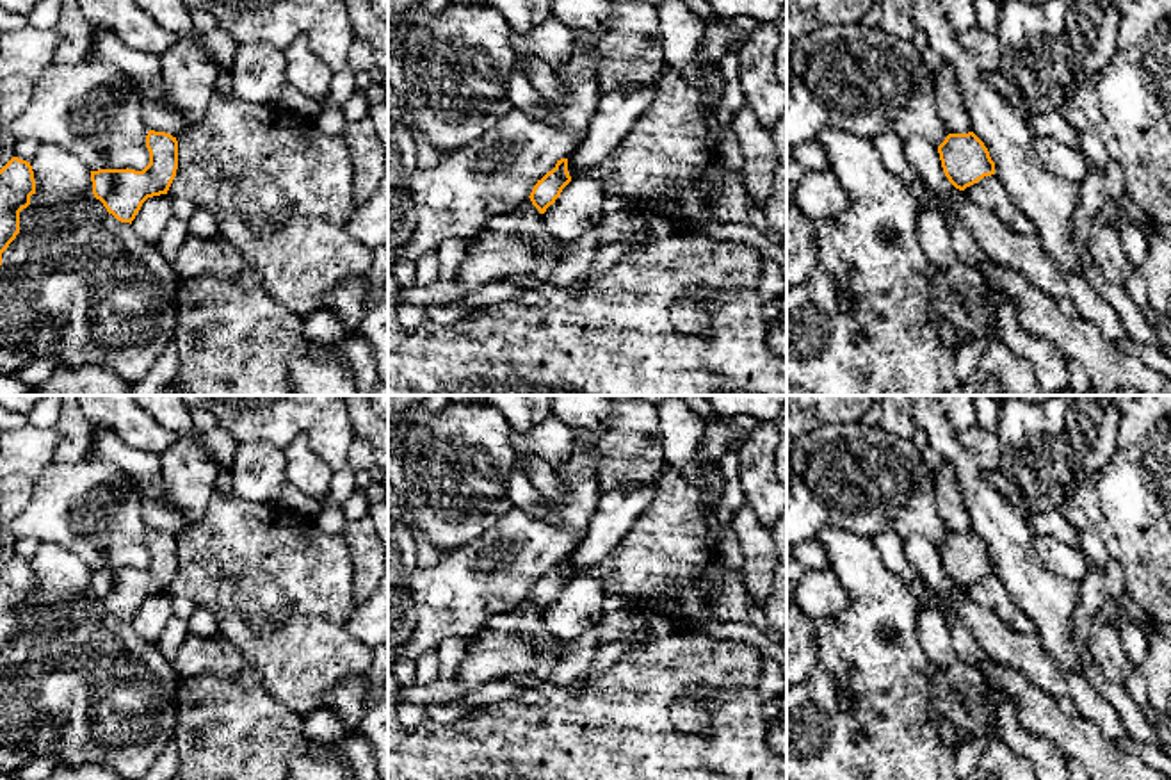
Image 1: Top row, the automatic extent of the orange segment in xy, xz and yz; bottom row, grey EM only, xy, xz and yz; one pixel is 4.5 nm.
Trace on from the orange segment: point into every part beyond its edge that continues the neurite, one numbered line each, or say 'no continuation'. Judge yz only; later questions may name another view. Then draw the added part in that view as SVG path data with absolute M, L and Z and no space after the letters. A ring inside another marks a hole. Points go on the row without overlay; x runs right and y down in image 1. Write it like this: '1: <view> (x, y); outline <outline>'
no continuation

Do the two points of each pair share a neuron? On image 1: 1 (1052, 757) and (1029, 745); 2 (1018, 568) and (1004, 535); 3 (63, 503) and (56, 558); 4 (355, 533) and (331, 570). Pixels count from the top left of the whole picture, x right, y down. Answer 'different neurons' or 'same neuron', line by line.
1: same neuron
2: same neuron
3: different neurons
4: different neurons

